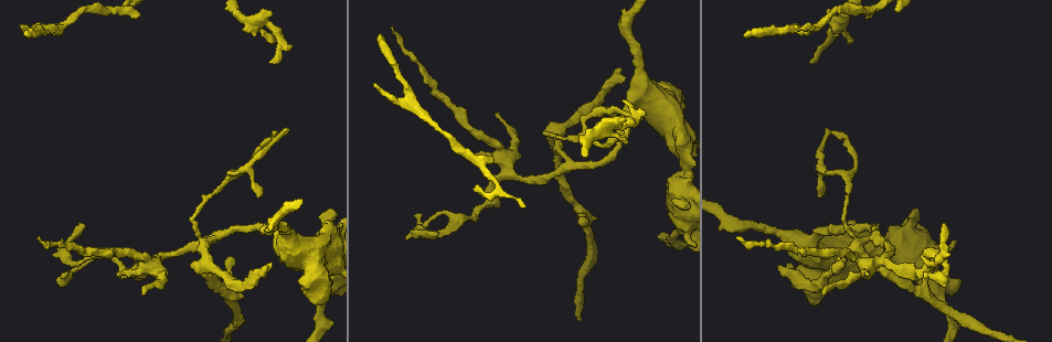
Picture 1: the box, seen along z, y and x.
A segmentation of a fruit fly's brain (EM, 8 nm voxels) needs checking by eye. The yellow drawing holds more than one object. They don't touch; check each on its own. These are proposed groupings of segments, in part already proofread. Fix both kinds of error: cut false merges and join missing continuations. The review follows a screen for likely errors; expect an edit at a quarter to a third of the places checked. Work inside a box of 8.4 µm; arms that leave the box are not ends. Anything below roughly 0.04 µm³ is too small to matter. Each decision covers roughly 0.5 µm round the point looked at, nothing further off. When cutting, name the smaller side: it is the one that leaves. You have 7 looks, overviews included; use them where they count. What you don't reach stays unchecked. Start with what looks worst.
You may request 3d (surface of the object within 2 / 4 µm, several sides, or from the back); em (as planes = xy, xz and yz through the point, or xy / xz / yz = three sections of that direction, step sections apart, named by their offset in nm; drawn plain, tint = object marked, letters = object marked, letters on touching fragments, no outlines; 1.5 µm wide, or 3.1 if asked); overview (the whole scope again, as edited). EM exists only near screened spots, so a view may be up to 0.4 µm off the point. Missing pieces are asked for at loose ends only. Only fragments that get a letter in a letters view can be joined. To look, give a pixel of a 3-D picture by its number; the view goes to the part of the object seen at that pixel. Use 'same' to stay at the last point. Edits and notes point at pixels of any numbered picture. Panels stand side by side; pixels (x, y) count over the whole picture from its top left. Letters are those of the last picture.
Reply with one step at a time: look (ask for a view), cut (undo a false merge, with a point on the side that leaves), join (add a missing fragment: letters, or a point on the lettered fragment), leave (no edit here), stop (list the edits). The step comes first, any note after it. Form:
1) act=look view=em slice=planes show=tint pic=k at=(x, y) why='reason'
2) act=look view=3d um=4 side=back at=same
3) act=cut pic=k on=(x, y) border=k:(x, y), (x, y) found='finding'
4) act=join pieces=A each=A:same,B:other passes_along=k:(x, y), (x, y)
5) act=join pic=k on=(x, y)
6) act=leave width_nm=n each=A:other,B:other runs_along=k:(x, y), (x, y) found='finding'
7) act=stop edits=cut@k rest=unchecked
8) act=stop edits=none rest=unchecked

act=look view=em slice=planes show=letters pic=1 at=(795, 28) why='tapers out'

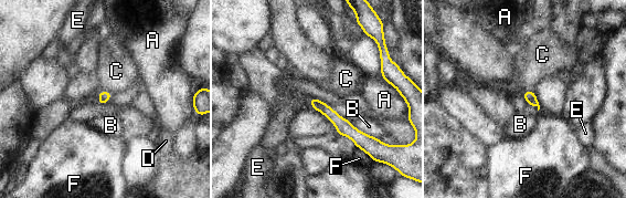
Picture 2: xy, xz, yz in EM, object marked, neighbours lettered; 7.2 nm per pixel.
act=leave each=A:other,B:other,C:other,D:other,E:other,F:other runs_along=2:(312, 102), (368, 143) found='no lettered fragment goes on from it'

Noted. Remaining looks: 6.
act=look view=em slice=xz step=4 show=tint pic=1 at=(272, 44) why='branch stops here'

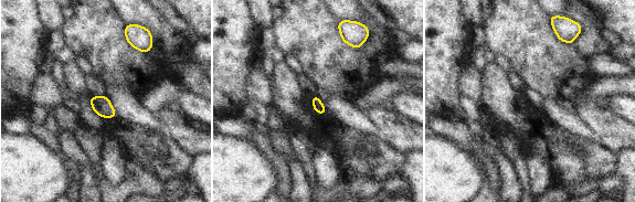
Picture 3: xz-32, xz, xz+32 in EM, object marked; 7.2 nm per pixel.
act=look view=em slice=xz step=4 show=letters at=same why='see the neighbours'

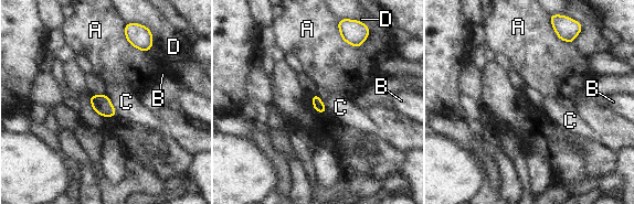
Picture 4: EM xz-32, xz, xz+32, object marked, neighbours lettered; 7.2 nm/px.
act=leave width_nm=80 each=A:other,B:other,C:other,D:other border=4:(105, 93), (111, 100), (116, 116) found='none of them fits'

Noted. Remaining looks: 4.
act=look view=em slice=planes show=letters pic=1 at=(62, 278) why='free end'

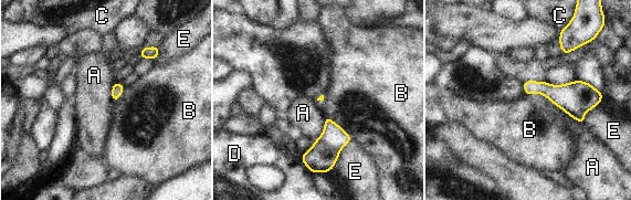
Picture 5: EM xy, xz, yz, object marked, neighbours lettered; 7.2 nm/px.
act=leave each=A:other,B:other,C:other,D:other,E:other found='no lettered fragment goes on from it'

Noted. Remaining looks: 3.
act=stop edits=none rest=unchecked

